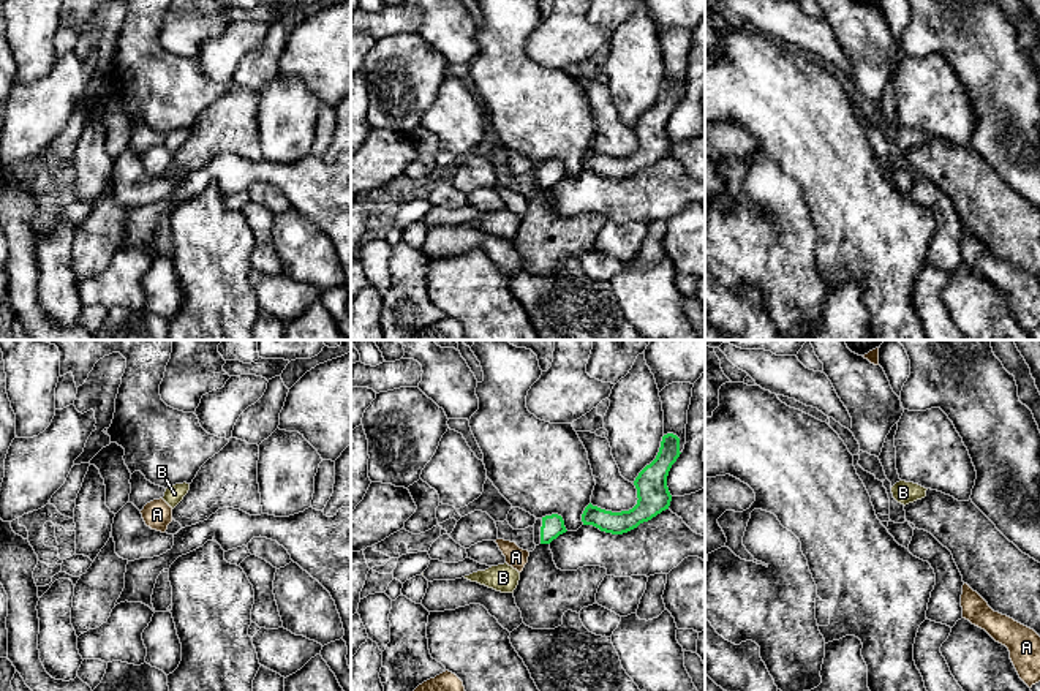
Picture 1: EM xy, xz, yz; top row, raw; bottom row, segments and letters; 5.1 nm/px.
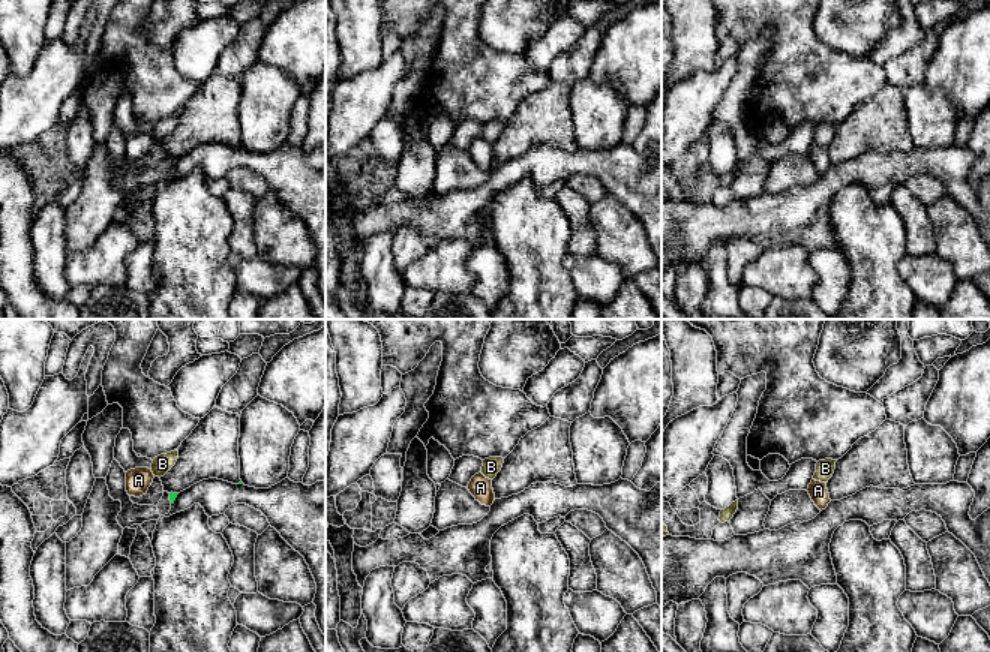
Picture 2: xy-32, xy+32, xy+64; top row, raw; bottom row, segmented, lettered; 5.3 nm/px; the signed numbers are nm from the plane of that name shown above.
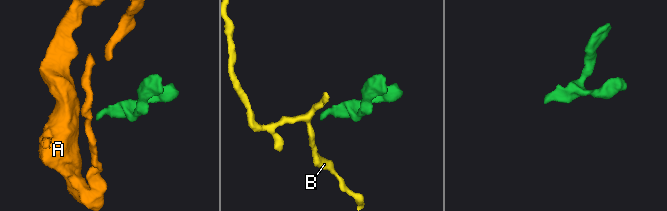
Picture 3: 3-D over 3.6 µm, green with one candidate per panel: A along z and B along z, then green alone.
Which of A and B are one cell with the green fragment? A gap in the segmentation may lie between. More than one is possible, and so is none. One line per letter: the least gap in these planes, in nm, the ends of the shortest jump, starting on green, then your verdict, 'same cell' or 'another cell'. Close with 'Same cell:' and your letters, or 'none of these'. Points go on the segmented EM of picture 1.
A: 80 nm | xz (541, 543), (528, 552) | another cell
B: 190 nm | xz (541, 543), (516, 570) | another cell
Same cell: none of these

